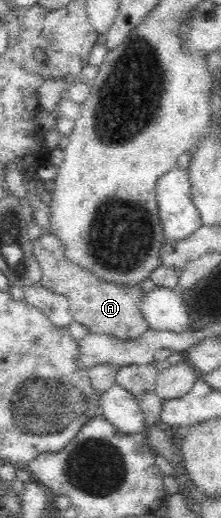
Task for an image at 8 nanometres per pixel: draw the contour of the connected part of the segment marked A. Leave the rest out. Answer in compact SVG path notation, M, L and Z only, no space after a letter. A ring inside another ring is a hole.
M46 232L35 242L33 252L41 265L40 283L50 291L63 295L69 303L74 322L86 325L92 334L114 336L116 339L132 340L150 329L141 310L145 290L140 286L122 286L100 280L92 274L68 262L64 258L64 246L56 236Z

